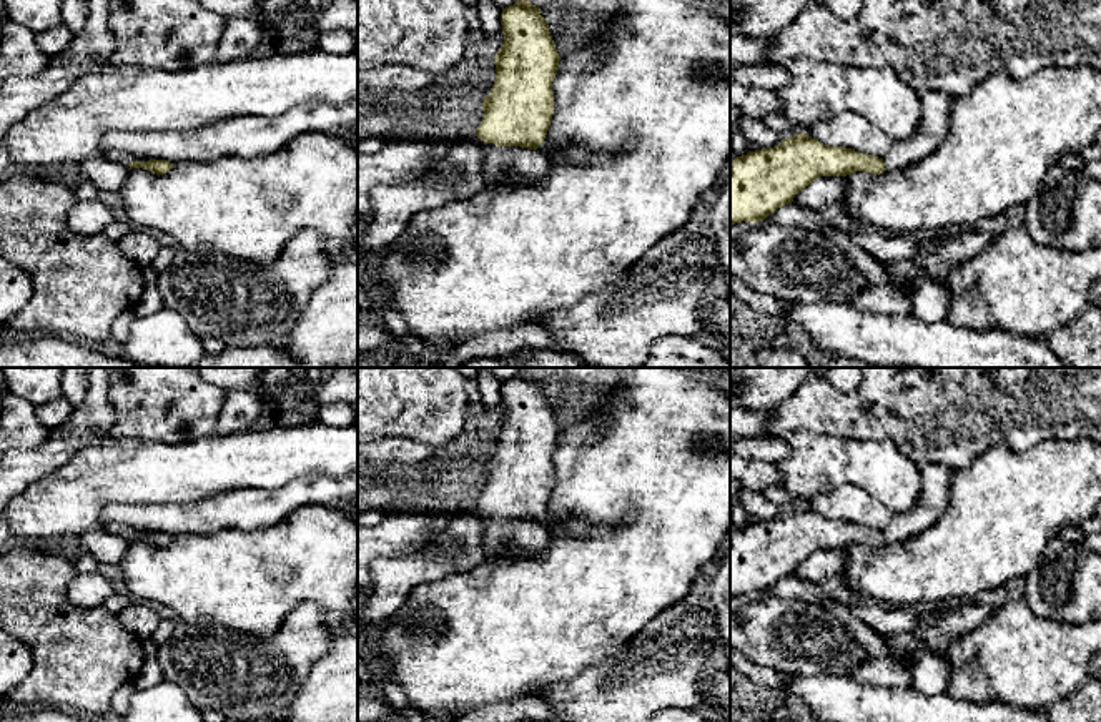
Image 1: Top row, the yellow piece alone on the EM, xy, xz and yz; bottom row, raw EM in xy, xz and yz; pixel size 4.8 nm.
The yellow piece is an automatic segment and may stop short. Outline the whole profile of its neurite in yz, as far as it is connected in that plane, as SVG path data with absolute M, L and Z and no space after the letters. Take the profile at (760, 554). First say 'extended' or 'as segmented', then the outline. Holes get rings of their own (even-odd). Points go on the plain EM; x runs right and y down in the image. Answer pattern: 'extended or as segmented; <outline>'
extended; M928 464L915 507L895 514L885 531L852 521L823 517L807 506L782 512L778 519L737 529L730 537L730 597L763 594L820 549L847 549L855 544L880 547L911 539L931 527L945 512L953 469Z

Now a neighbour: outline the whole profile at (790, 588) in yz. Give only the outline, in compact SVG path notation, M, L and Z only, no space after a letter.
M793 574L770 586L765 592L782 599L798 599L822 606L825 611L840 619L853 634L853 639L873 657L888 655L888 649L880 635L870 626L860 621L845 602L827 596L818 584L802 581Z

